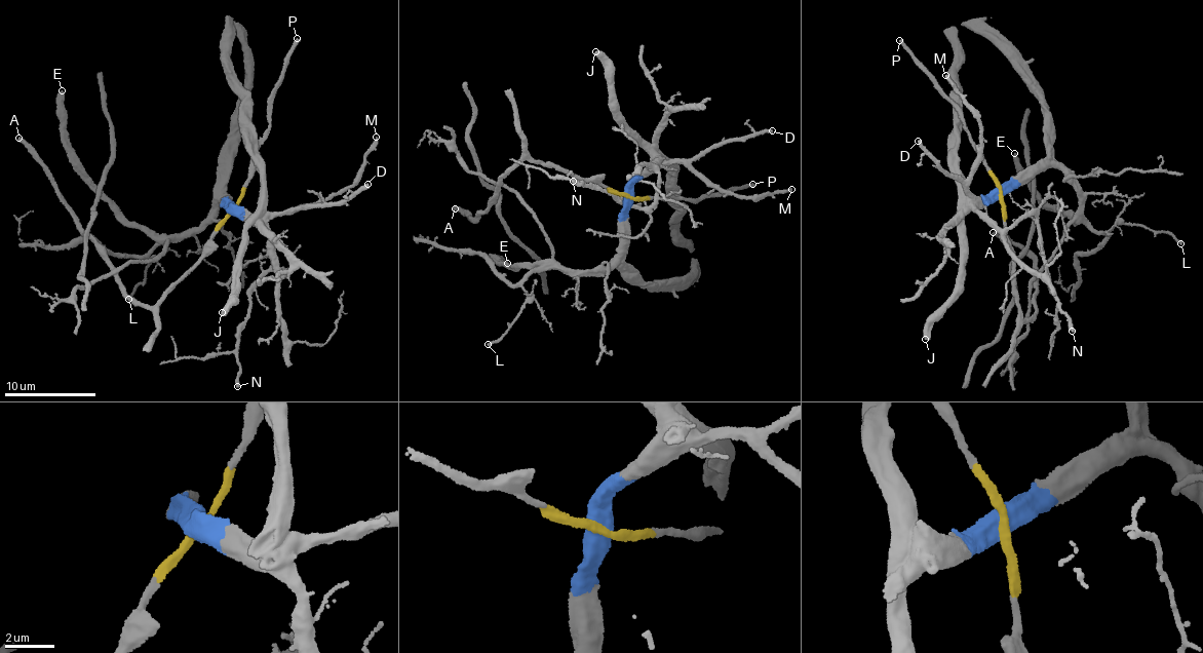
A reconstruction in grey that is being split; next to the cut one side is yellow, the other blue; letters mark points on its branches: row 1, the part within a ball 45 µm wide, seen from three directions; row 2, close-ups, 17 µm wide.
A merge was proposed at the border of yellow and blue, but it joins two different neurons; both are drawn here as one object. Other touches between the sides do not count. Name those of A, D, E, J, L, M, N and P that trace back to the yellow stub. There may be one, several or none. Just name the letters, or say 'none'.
A, P

